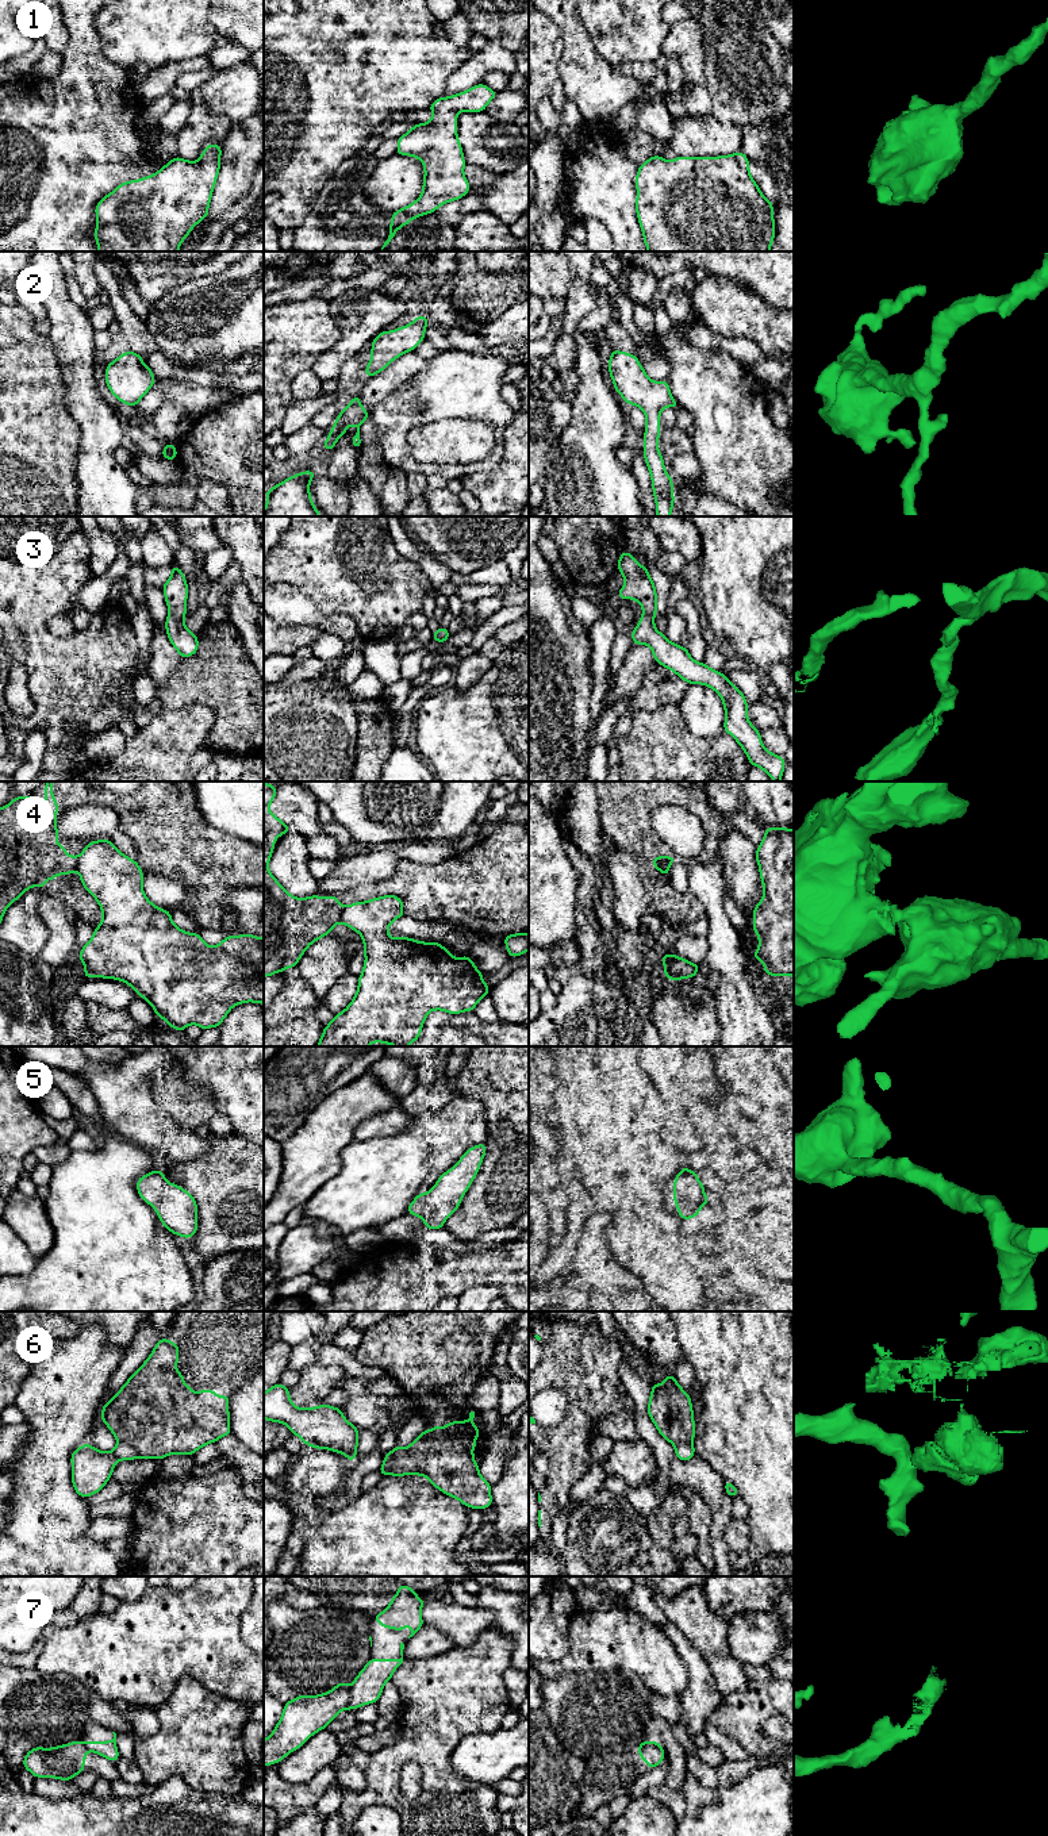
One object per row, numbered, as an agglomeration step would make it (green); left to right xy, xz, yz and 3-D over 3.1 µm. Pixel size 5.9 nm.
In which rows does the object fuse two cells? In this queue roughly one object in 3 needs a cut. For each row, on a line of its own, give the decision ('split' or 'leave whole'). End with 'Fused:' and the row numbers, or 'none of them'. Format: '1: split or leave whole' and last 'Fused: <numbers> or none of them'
1: leave whole
2: leave whole
3: leave whole
4: split
5: leave whole
6: split
7: split
Fused: 4, 6, 7

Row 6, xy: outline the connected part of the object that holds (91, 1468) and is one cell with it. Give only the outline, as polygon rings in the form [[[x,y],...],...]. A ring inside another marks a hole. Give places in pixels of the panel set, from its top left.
[[[85,1443],[73,1451],[72,1483],[82,1498],[99,1493],[112,1476],[115,1464],[120,1460],[134,1460],[138,1452],[124,1443],[118,1443],[110,1452],[101,1452]]]

